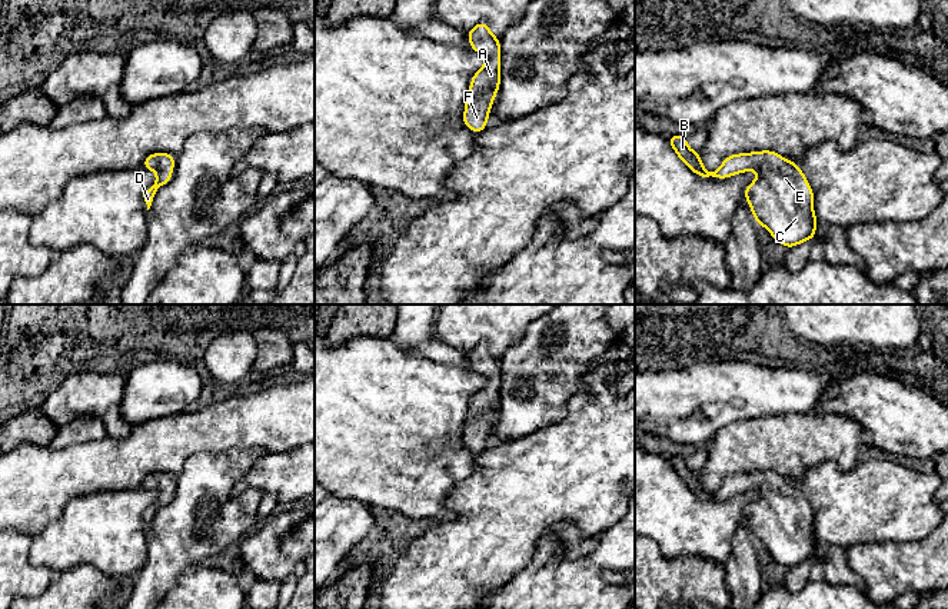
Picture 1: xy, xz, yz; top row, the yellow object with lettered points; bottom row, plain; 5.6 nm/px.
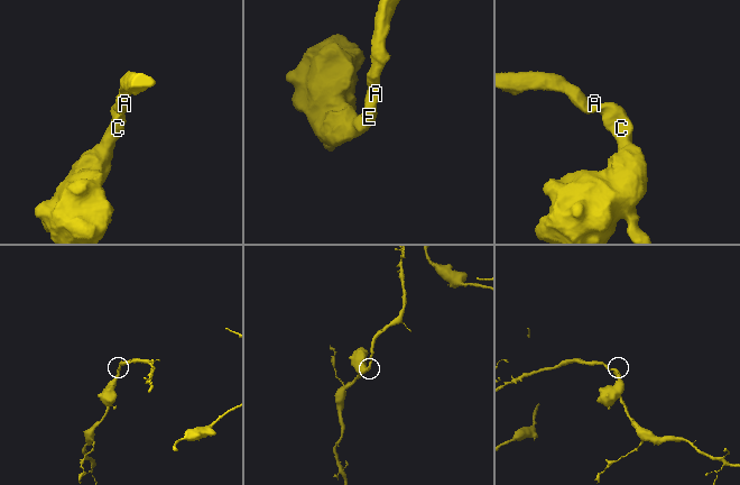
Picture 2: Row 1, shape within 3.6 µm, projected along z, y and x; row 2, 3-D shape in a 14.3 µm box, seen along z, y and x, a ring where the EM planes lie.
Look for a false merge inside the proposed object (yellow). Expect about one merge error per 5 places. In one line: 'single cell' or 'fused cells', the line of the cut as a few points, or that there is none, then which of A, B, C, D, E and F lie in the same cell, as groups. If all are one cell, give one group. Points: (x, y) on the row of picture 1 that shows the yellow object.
single cell; cut none; groups A B C D E F

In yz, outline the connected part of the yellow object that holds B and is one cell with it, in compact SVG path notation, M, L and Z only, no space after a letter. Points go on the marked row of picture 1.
M669 134L668 142L679 159L701 179L726 179L736 173L748 172L749 169L758 170L759 177L744 190L744 196L749 202L751 212L758 224L765 226L772 237L788 249L808 239L816 239L815 224L818 219L815 217L812 207L814 192L796 163L784 159L772 150L765 150L749 154L741 153L726 156L722 166L715 173L709 173L702 166L701 153L692 152L688 147L686 137L683 134Z

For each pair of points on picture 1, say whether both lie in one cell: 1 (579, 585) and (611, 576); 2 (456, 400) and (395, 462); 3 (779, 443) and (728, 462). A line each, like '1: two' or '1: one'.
1: two
2: one
3: one

